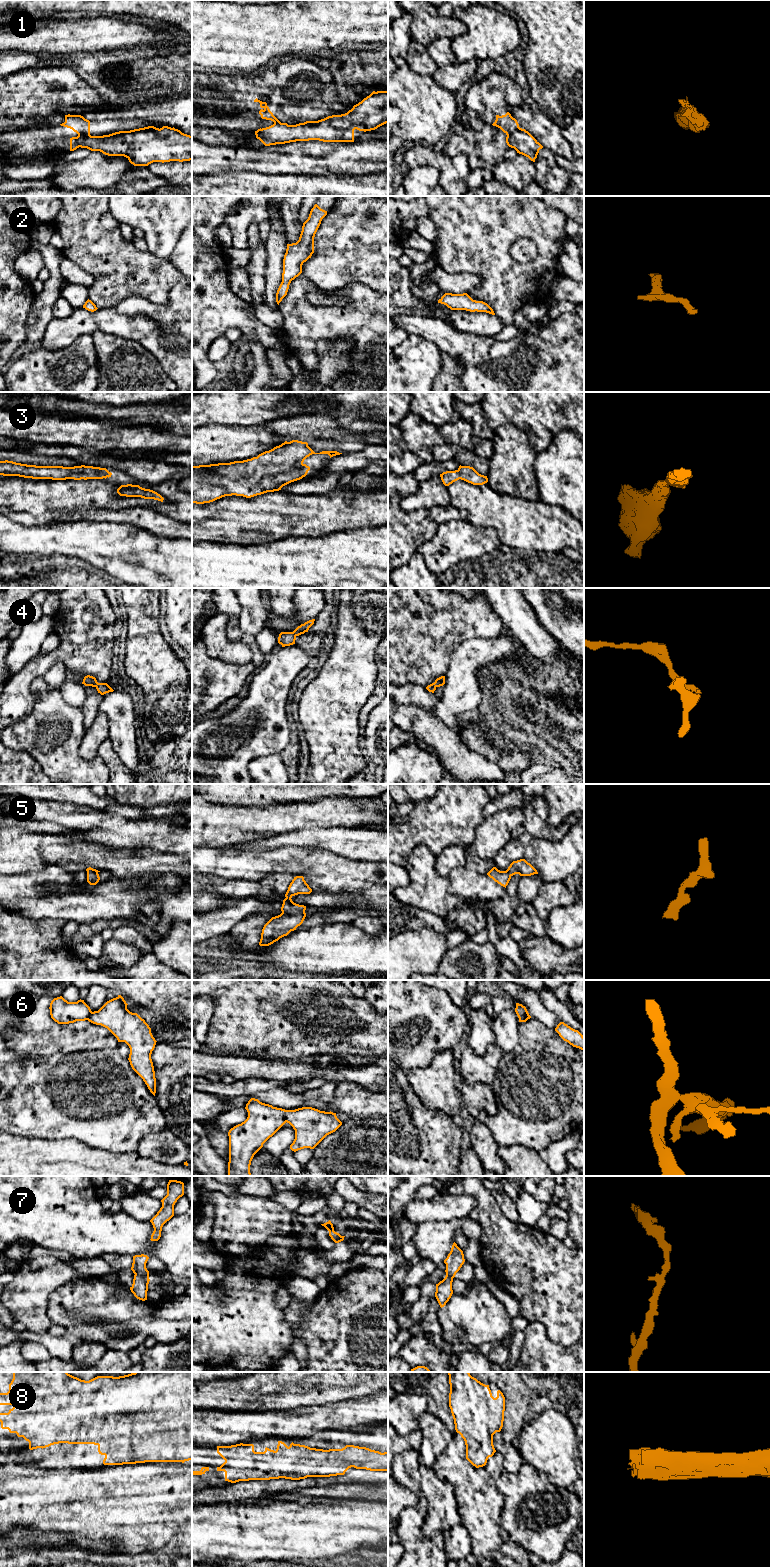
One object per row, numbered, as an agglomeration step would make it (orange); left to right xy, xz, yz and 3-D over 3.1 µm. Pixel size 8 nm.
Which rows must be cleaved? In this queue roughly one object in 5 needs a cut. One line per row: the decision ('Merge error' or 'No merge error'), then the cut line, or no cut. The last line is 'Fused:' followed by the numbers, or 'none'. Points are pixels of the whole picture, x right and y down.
1: Merge error. Split along yz (519, 127), (511, 135), (509, 146)
2: No merge error. No split
3: No merge error. No split
4: No merge error. No split
5: No merge error. No split
6: Merge error. Split along xz (286, 1110), (285, 1121)
7: No merge error. No split
8: No merge error. No split
Fused: 1, 6

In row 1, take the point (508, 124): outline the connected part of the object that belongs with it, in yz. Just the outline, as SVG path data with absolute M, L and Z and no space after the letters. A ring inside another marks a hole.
M507 112L502 116L496 115L496 120L492 125L500 128L507 135L506 143L510 147L509 142L511 135L519 128L517 120Z

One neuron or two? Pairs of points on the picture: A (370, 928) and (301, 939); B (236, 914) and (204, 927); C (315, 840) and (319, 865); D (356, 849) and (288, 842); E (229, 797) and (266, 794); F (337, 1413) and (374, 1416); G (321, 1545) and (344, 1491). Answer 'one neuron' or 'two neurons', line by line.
A: two neurons
B: one neuron
C: two neurons
D: one neuron
E: one neuron
F: one neuron
G: two neurons

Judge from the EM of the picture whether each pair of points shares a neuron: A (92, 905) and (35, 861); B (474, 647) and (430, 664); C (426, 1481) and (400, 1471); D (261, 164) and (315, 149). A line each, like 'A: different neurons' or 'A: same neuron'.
A: different neurons
B: different neurons
C: same neuron
D: same neuron

